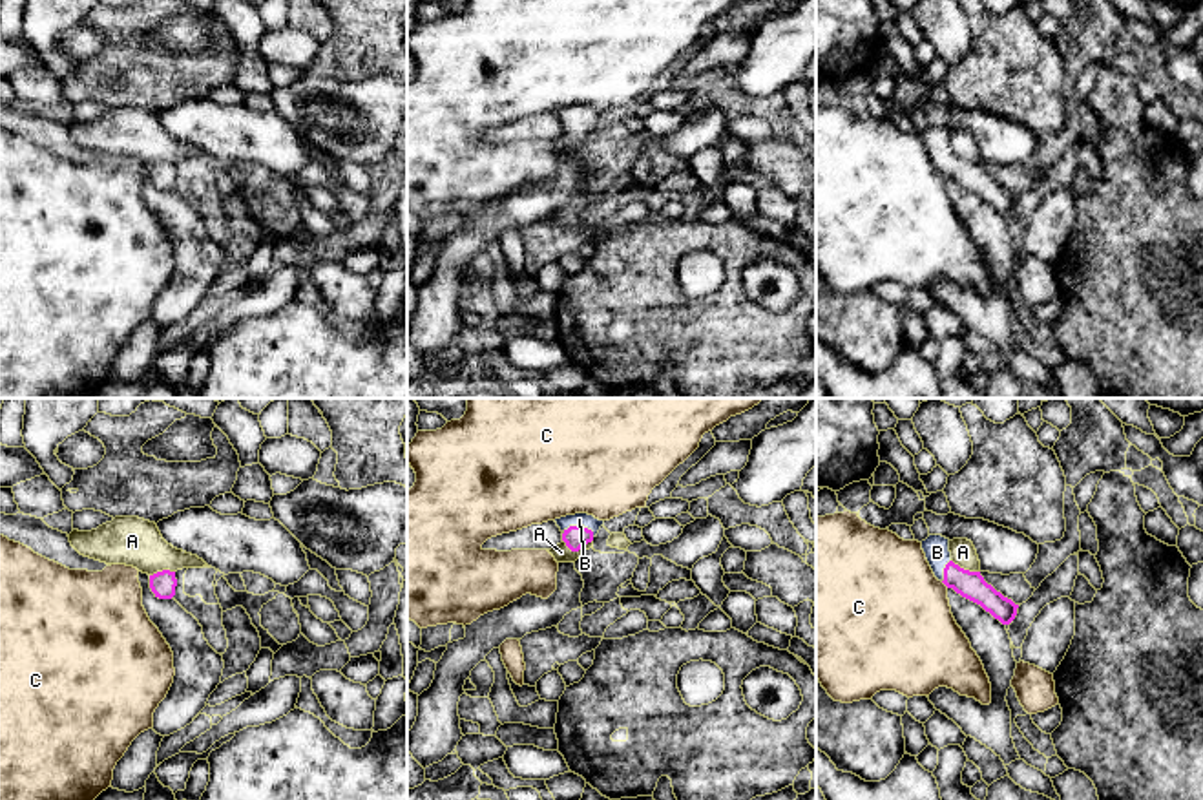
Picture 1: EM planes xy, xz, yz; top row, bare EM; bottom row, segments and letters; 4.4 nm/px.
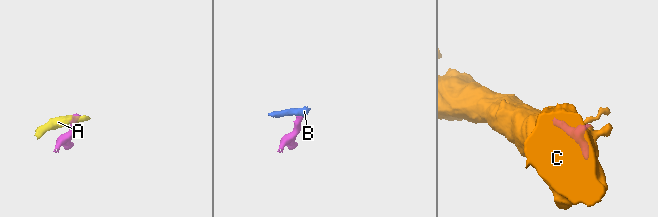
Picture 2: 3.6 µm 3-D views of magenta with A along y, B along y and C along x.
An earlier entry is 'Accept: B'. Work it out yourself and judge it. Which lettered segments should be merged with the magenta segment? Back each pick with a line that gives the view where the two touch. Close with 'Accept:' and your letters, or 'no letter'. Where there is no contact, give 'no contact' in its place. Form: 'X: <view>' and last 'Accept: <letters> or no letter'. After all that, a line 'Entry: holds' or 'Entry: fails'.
B: xz
Accept: B
Entry: holds

